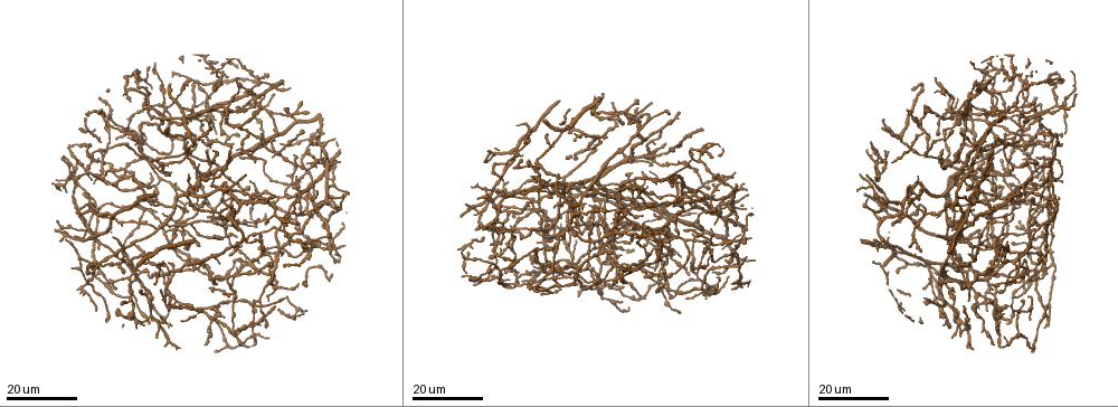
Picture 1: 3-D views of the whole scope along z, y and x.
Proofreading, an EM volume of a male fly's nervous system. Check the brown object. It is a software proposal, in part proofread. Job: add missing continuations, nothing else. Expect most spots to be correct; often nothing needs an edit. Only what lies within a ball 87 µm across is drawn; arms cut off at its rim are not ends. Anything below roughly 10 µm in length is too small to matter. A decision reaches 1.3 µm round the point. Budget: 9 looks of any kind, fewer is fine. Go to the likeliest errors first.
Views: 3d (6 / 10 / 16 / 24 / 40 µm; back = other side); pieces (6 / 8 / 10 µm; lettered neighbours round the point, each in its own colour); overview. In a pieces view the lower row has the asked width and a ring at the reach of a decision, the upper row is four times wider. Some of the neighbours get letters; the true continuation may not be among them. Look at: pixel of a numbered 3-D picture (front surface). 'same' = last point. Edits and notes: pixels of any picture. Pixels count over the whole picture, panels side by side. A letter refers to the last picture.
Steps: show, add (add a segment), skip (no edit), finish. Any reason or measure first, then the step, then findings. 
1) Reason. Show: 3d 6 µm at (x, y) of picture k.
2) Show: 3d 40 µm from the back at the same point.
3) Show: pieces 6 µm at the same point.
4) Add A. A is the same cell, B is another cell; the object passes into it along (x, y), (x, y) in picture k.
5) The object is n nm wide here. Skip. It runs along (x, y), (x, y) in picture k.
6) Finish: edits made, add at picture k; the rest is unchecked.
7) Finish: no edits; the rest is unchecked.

An open end. Show: 3d 24 µm at (591, 205) of picture 1.

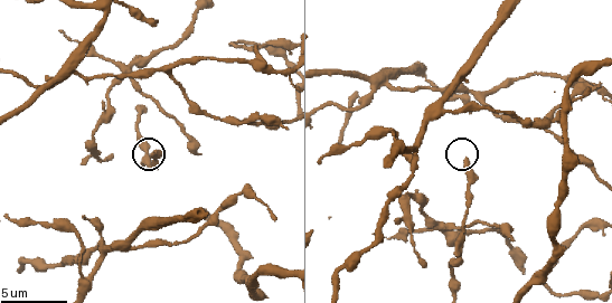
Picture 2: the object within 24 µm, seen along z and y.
Show: pieces 6 µm at (467, 157) of picture 2.

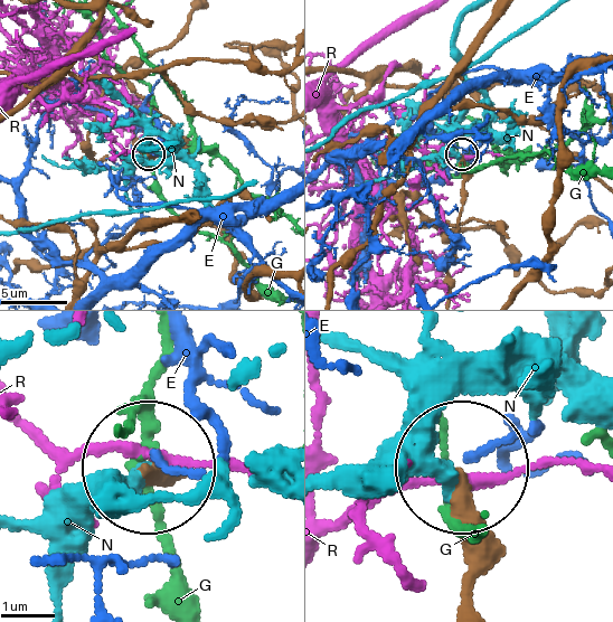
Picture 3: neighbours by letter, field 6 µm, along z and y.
Skip. E, G, N and R are other cells; none of them fits.

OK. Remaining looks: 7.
Free end. Show: 3d 24 µm at (266, 213) of picture 1.

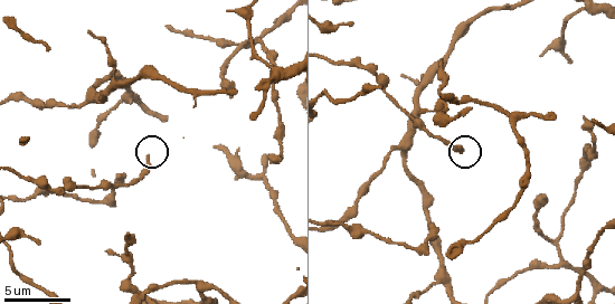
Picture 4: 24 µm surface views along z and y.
Zoom in. Show: 3d 6 µm at (149, 155) of picture 4.

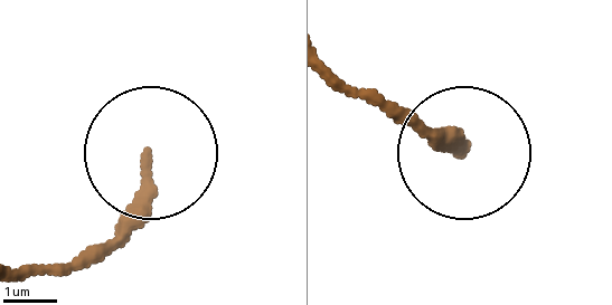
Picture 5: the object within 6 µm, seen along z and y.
What lies round it. Show: pieces 6 µm at (148, 156) of picture 5.

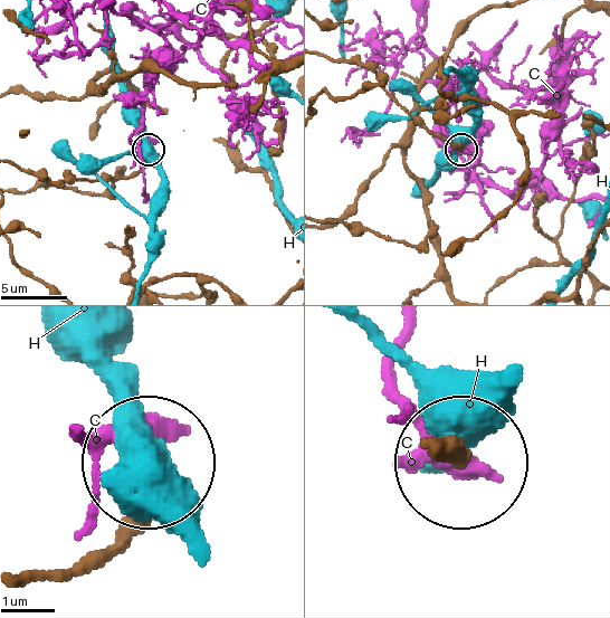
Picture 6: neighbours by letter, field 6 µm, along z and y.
Skip. C and H are other cells; none of them fits.

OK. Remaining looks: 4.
An open end. Show: 3d 24 µm at (96, 161) of picture 1.

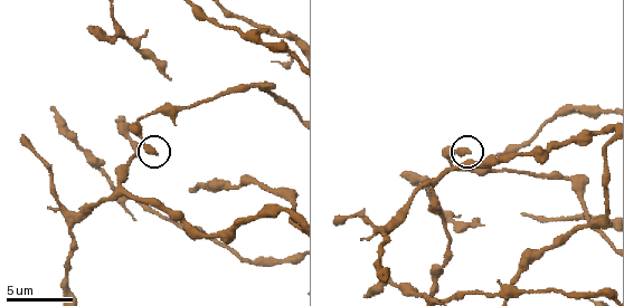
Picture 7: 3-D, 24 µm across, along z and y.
Show: pieces 8 µm at (157, 153) of picture 7.

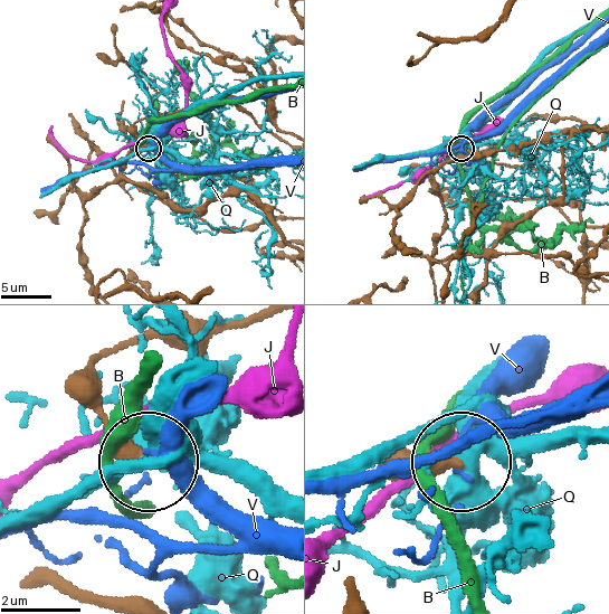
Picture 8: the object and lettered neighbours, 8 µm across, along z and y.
The object is 360 nm wide here. Skip. B, J, Q and V are other cells; no lettered segment goes on from it.

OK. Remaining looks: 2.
Long arm stops here. Show: 3d 24 µm at (118, 140) of picture 1.

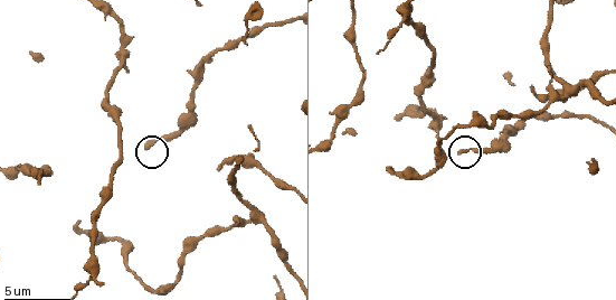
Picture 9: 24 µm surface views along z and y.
What lies round it. Show: pieces 10 µm at (149, 145) of picture 9.

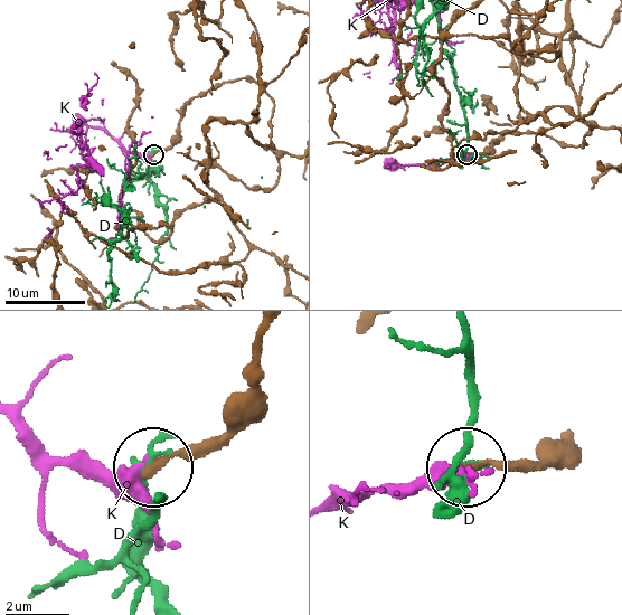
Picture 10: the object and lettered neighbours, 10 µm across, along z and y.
Skip. D and K are other cells; it runs along (265, 331), (234, 419), (157, 464) in picture 10; none of them fits.

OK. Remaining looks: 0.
Finish: no edits; the rest is unchecked.

